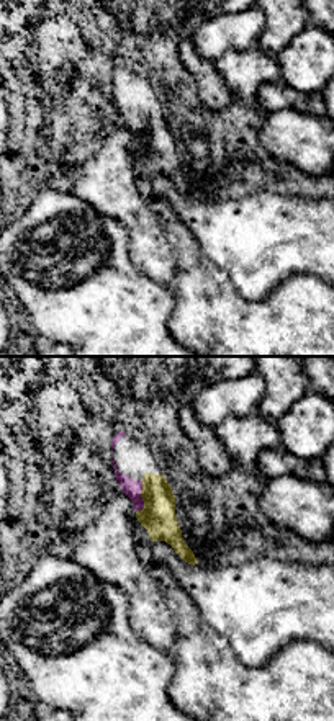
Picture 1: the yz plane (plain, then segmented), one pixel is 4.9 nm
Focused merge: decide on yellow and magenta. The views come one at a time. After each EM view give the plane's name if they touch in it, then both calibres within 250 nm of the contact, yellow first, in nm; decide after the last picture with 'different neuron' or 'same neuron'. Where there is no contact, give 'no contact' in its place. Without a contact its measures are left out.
meets yellow in yz; 170 nm thick on the yellow side, 80 nm on the other

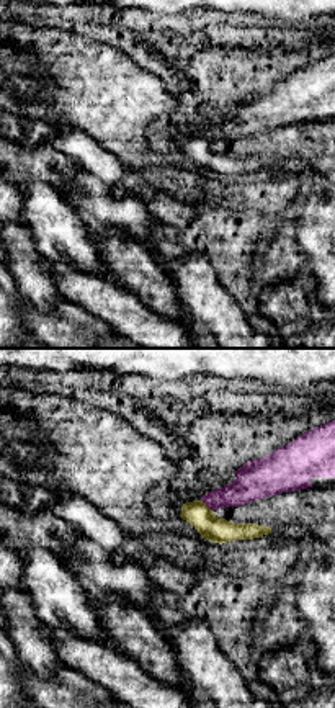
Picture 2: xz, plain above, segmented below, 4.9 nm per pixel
meets yellow in xz; 120 nm thick on the yellow side, 160 nm on the other

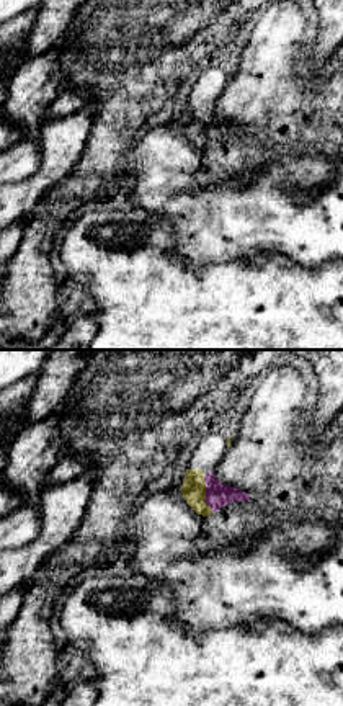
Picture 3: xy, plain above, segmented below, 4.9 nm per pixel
meets yellow in xy; 120 nm thick on the yellow side, 120 nm on the other

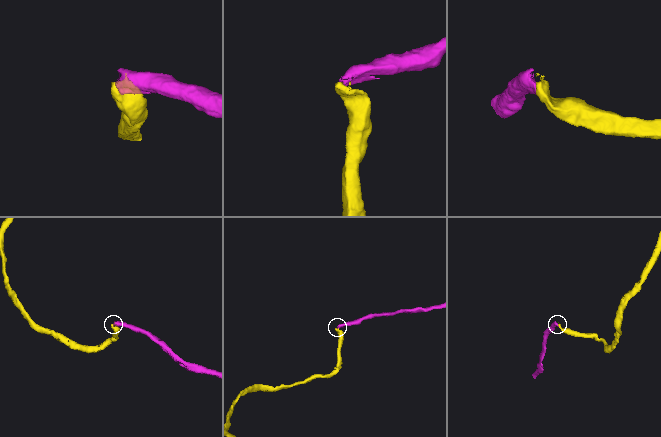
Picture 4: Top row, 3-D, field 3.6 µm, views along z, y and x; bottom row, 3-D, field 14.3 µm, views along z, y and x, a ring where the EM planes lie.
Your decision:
same neuron

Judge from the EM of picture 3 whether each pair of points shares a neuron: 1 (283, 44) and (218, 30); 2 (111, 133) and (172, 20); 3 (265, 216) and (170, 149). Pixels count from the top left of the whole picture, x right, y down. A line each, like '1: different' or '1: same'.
1: different
2: same
3: same

